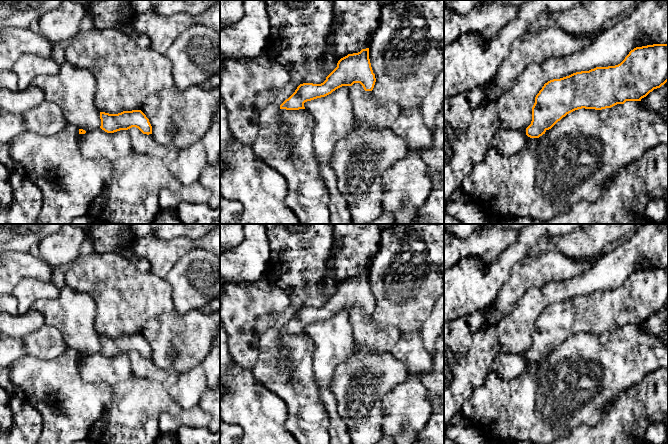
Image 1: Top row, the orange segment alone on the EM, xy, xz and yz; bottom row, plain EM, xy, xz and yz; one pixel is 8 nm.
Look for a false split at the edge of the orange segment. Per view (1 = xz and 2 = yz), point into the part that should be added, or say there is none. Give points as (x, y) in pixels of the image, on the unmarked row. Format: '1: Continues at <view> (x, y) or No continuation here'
1: No continuation here
2: No continuation here

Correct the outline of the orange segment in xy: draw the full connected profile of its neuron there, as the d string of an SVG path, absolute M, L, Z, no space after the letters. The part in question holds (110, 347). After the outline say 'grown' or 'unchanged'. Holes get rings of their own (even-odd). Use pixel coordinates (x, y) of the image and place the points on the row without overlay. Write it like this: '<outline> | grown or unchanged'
M141 334L123 335L118 338L100 336L100 343L100 352L107 357L114 357L136 351L143 358L152 358L152 350L149 343Z | unchanged

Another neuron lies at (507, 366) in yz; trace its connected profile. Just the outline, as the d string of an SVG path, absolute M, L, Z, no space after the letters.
M501 354L492 363L489 373L496 373L502 379L513 379L526 369L526 360L519 354Z

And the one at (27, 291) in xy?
M32 278L21 280L12 291L18 301L18 314L24 315L37 300L53 300L60 294L60 289L50 282L39 282Z

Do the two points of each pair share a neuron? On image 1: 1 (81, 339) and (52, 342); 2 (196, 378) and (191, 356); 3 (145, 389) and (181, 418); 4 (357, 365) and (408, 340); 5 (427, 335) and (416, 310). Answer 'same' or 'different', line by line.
1: different
2: different
3: different
4: different
5: different

